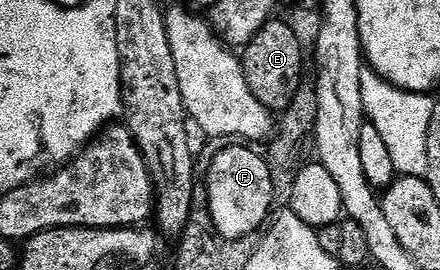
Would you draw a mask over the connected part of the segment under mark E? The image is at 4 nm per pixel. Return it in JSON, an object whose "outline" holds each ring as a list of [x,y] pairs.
{"outline":[[[272,19],[264,23],[261,31],[242,50],[241,62],[245,83],[265,108],[284,111],[290,106],[301,86],[299,76],[303,73],[303,45],[299,37],[283,21]]]}

